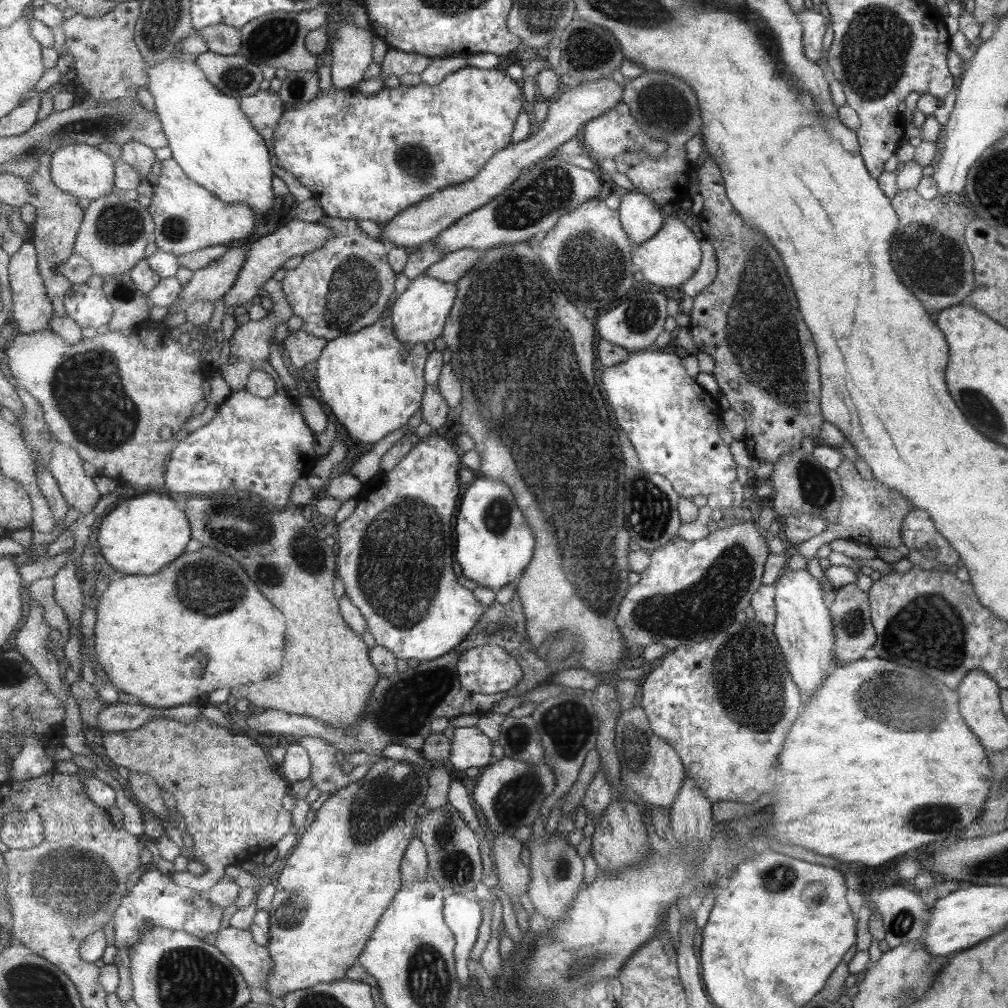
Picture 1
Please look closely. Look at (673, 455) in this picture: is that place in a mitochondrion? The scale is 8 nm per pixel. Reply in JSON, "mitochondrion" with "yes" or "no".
{"mitochondrion":"no"}

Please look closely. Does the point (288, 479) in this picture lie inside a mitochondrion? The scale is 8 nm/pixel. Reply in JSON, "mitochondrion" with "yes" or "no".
{"mitochondrion":"no"}

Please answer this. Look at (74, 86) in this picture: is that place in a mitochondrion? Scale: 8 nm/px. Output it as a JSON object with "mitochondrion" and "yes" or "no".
{"mitochondrion":"no"}

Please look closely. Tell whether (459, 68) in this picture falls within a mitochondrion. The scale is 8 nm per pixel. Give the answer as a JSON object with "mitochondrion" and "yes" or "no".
{"mitochondrion":"no"}

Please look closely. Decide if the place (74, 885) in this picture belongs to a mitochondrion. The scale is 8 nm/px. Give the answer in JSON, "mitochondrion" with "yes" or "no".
{"mitochondrion":"yes"}

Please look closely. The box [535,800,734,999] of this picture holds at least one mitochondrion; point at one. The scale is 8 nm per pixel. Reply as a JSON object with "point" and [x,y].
{"point":[584,967]}

